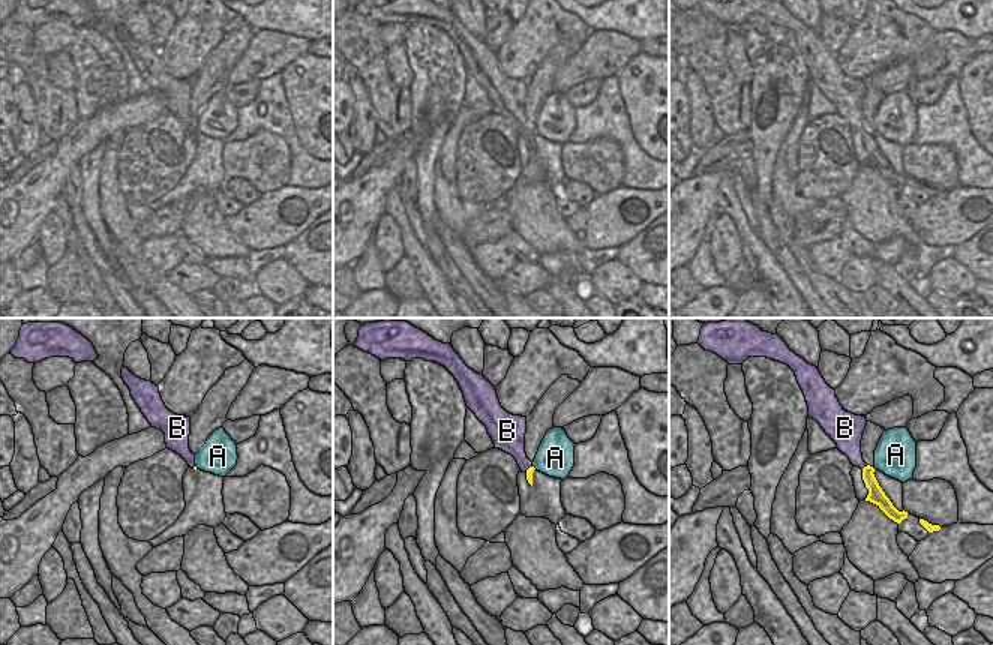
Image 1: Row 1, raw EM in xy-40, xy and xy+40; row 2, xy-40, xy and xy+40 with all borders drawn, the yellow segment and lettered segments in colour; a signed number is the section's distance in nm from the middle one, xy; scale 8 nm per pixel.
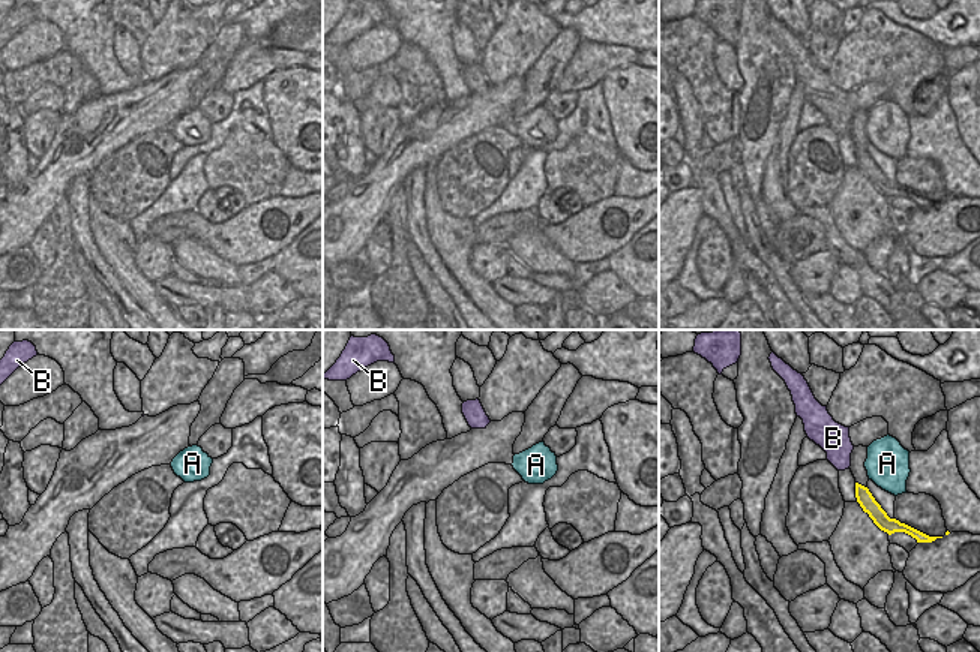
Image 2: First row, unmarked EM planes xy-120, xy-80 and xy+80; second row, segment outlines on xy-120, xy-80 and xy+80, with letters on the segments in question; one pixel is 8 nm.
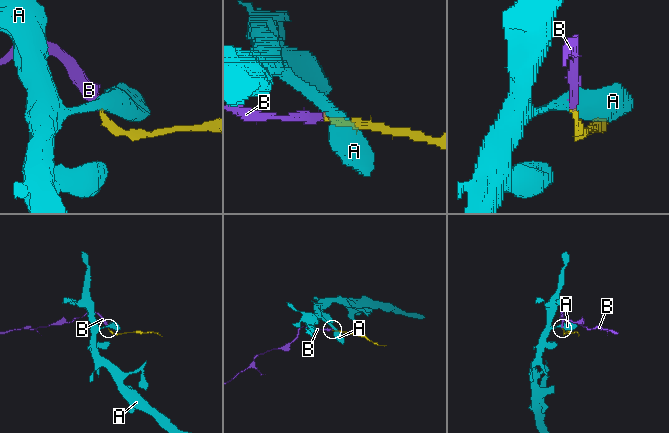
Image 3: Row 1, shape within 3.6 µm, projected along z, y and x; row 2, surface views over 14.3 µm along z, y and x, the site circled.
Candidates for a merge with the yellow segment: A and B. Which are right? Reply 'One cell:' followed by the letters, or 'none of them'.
One cell: B

